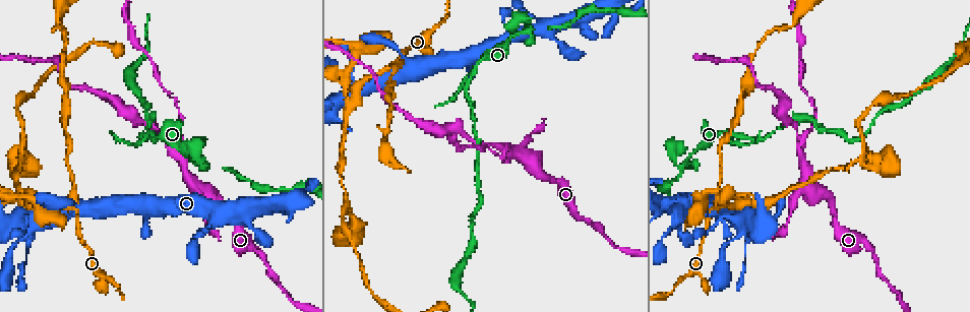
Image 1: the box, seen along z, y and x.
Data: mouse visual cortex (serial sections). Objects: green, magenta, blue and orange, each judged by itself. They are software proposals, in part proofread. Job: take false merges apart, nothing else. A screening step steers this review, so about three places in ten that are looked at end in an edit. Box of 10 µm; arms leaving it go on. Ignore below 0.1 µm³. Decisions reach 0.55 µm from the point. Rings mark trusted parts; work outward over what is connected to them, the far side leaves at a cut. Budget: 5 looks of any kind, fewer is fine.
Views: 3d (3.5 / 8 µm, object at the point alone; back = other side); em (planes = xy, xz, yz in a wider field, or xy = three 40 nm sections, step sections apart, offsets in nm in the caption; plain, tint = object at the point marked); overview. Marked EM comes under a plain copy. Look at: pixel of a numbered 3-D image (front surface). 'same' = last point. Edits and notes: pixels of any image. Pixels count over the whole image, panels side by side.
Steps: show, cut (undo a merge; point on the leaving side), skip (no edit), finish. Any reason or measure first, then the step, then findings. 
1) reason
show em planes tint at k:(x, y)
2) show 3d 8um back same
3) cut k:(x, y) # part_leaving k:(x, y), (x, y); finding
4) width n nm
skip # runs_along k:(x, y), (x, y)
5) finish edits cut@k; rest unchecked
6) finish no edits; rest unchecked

arms part here
show 3d 3.5um back at 1:(527, 30)

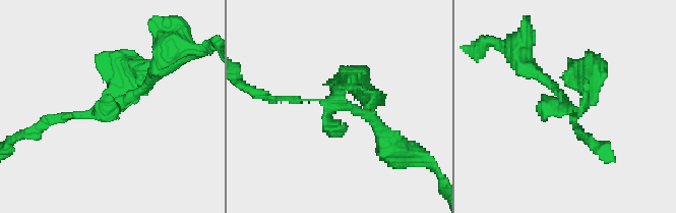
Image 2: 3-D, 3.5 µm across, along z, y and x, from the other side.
arms 3; arm_widths 100, 200, 350 nm
show em xy step 3 tint at 2:(340, 107)

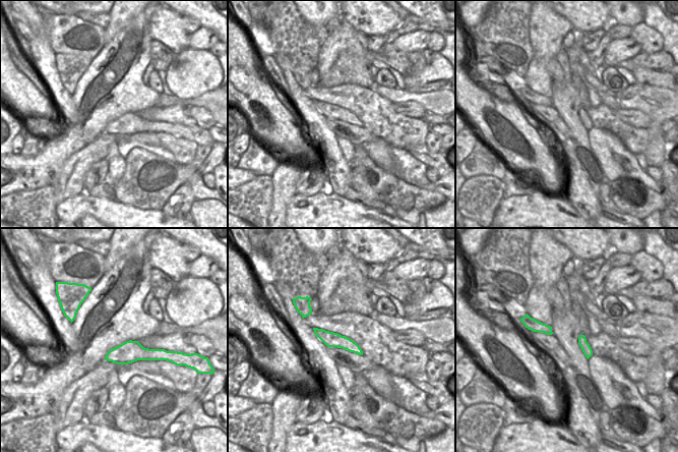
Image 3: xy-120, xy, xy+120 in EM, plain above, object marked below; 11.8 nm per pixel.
skip # one cell here

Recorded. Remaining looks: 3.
show 3d 3.5um at 1:(399, 57)

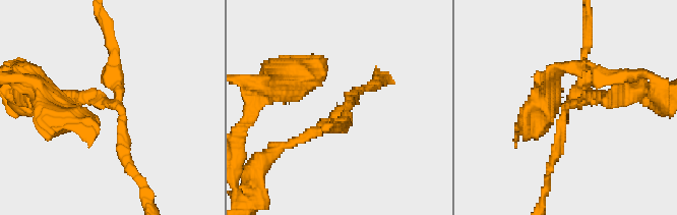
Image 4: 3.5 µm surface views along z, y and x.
arms 3; arm_widths 150, 150, 200 nm; now the EM
show em xy step 2 tint at 4:(113, 103)

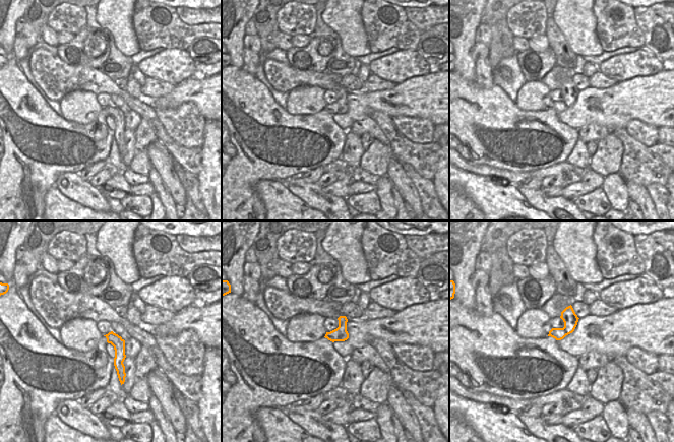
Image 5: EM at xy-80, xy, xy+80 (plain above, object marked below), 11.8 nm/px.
show em xy step 5 tint same

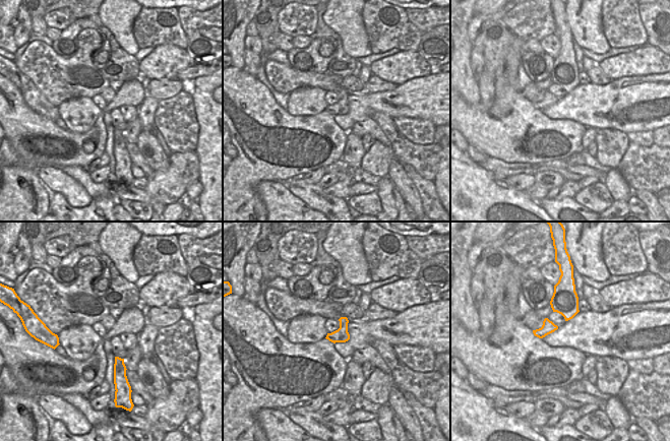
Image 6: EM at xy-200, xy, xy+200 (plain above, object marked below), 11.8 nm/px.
skip # all the same cell

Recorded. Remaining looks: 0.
finish no edits; rest unchecked

